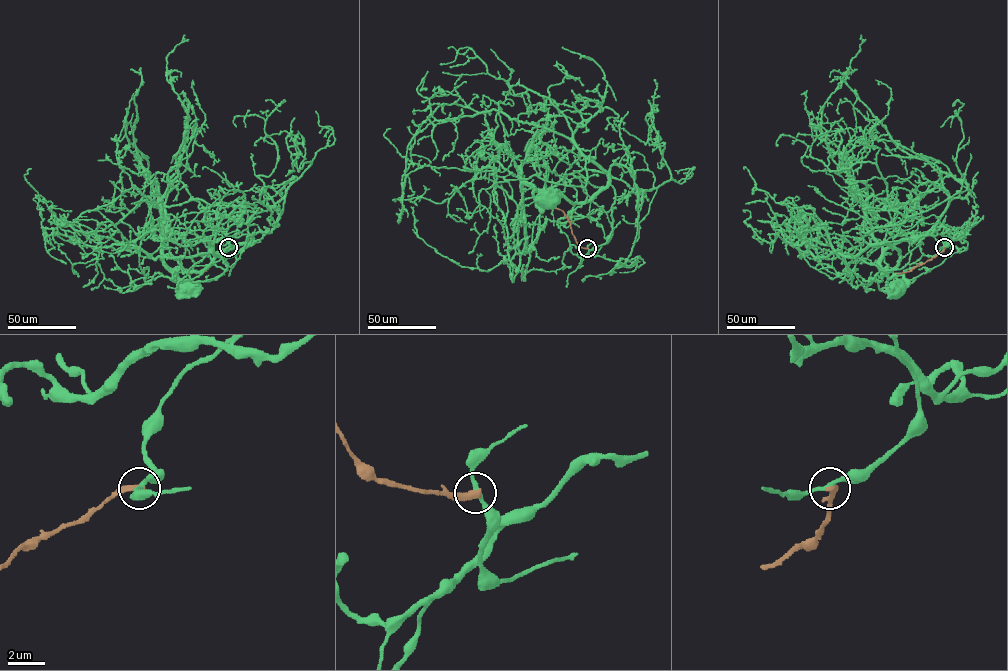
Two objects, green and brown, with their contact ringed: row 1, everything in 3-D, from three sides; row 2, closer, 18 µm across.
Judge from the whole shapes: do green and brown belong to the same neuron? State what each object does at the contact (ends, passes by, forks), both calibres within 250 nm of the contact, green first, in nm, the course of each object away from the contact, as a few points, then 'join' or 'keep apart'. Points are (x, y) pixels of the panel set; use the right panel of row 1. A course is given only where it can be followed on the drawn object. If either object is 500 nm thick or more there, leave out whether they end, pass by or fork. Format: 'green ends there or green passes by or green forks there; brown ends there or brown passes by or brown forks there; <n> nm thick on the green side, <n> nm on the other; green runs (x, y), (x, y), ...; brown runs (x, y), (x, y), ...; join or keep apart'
green passes by; brown ends there; 200 nm thick on the green side, 360 nm on the other; green runs (944, 247), (946, 232), (881, 244), (898, 251), (883, 271), (902, 275), (898, 286); brown runs (944, 247), (924, 263), (897, 274); keep apart

